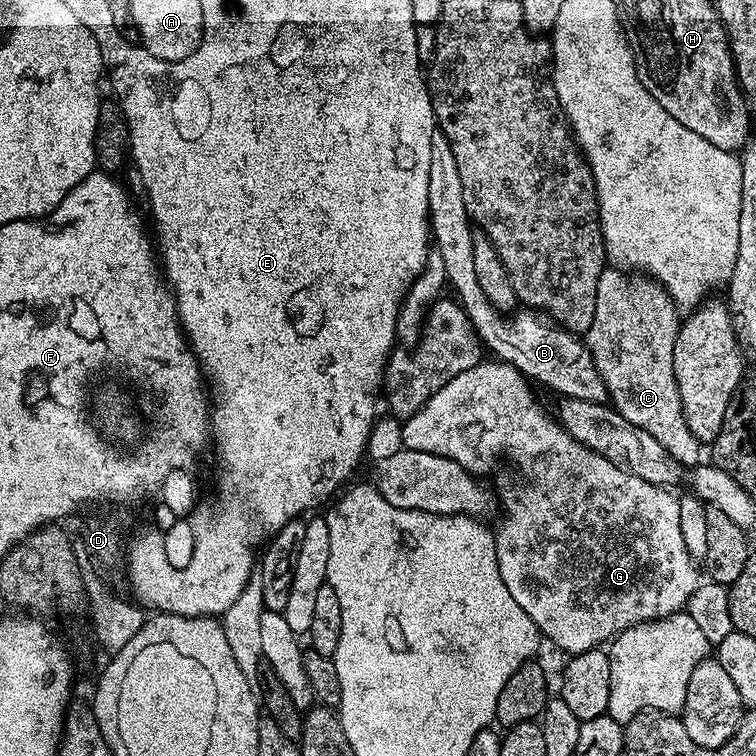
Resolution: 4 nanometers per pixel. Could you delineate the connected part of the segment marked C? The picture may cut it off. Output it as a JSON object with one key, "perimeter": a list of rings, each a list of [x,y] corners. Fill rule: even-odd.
{"perimeter":[[[608,266],[602,278],[598,278],[598,306],[594,306],[594,322],[590,322],[586,343],[598,372],[602,374],[611,407],[622,414],[626,422],[646,430],[646,434],[654,434],[654,438],[658,438],[658,442],[662,442],[662,446],[666,446],[666,450],[670,450],[670,454],[674,454],[682,466],[695,466],[702,460],[702,441],[690,432],[690,426],[686,424],[678,382],[674,378],[674,342],[681,323],[681,309],[676,307],[672,295],[658,281],[643,274]]]}

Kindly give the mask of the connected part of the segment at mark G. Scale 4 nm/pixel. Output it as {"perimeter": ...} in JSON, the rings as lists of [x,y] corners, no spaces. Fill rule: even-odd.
{"perimeter":[[[494,358],[485,359],[479,364],[475,364],[470,370],[462,370],[462,374],[450,376],[444,385],[434,392],[428,401],[421,403],[403,421],[402,438],[404,447],[410,452],[425,452],[434,458],[447,462],[453,460],[473,474],[484,474],[496,464],[499,456],[505,456],[526,479],[521,484],[512,484],[502,496],[502,512],[504,517],[500,520],[500,525],[495,525],[494,535],[496,538],[496,557],[498,558],[498,574],[502,574],[502,582],[506,582],[506,590],[526,610],[530,622],[539,630],[541,637],[548,640],[556,648],[561,648],[568,656],[577,656],[586,650],[607,645],[609,641],[620,635],[628,628],[633,628],[639,624],[646,624],[651,620],[661,620],[667,616],[688,608],[688,599],[694,594],[694,590],[702,582],[702,572],[698,569],[698,562],[690,554],[686,542],[682,540],[682,518],[678,518],[680,509],[680,496],[675,491],[667,487],[651,484],[626,469],[618,467],[610,458],[604,458],[594,450],[586,447],[582,441],[576,439],[567,427],[555,415],[551,416],[542,405],[536,401],[536,396],[532,393],[533,385],[527,376],[523,376],[517,368],[509,364],[499,362]]]}

